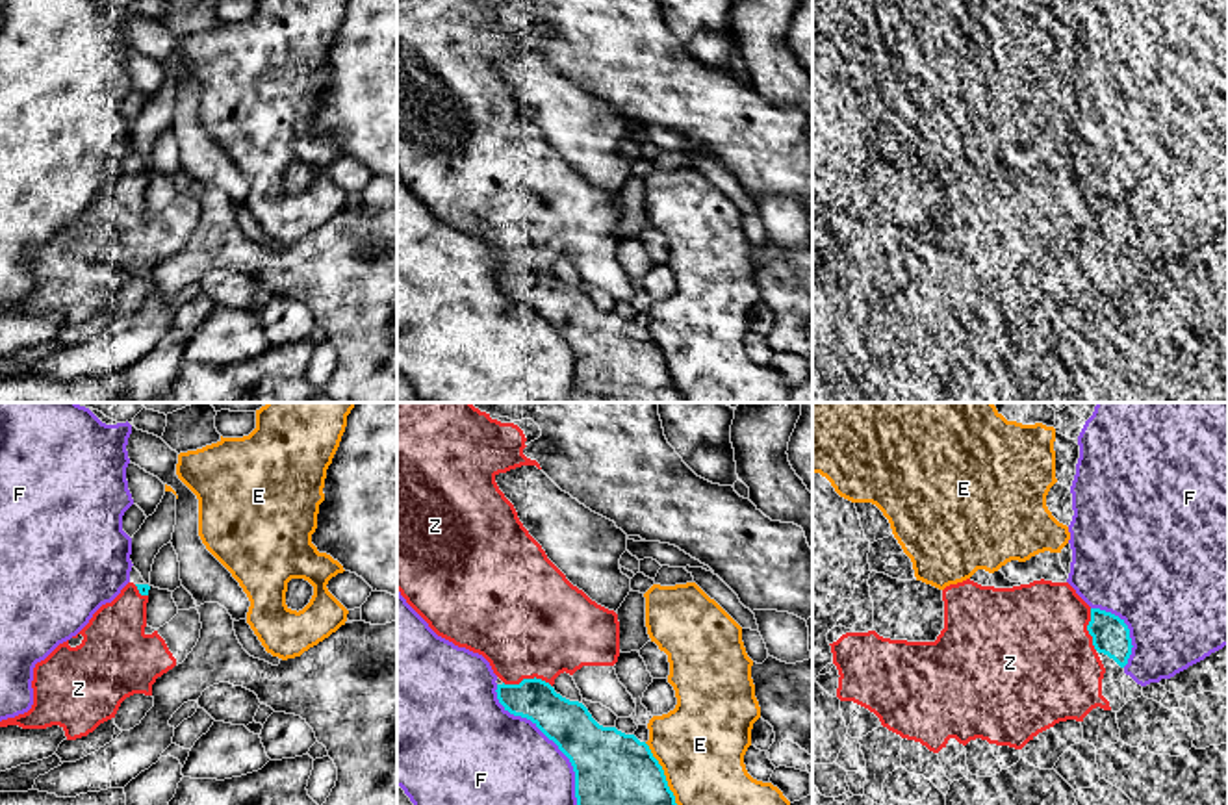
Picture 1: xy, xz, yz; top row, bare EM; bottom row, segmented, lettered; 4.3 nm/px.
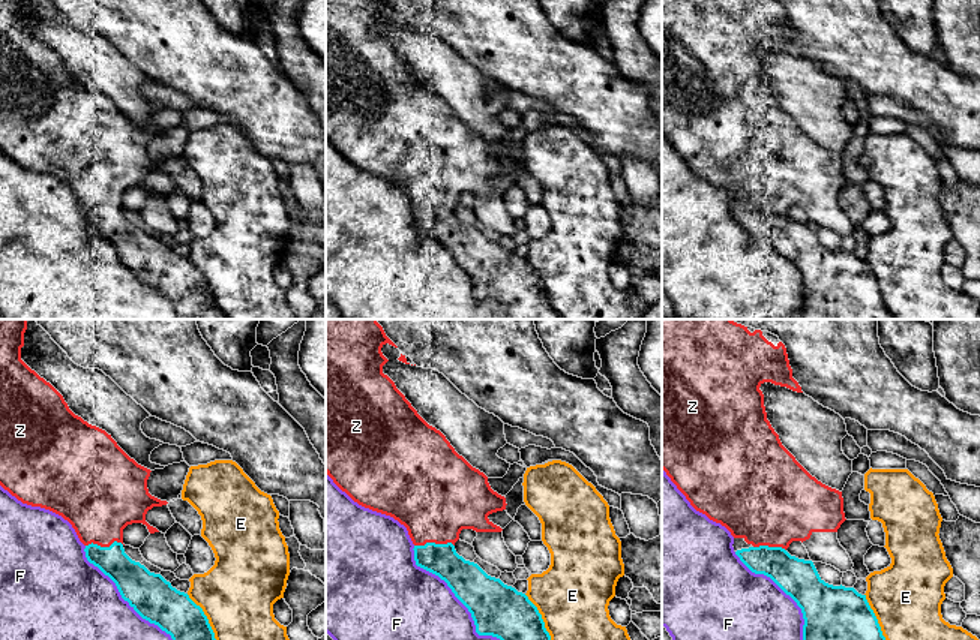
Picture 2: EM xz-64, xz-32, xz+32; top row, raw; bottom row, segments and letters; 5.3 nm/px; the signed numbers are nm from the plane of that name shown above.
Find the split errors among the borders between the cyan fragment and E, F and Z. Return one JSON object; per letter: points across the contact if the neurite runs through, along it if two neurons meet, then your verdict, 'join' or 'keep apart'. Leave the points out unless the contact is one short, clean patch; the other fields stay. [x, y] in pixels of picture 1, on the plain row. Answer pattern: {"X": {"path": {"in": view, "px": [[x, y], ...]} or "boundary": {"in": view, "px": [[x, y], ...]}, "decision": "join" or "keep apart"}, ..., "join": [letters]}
{"E": {"decision": "keep apart"}, "F": {"decision": "keep apart"}, "Z": {"decision": "join"}, "join": ["Z"]}

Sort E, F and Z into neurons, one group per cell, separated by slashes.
E / F / Z

